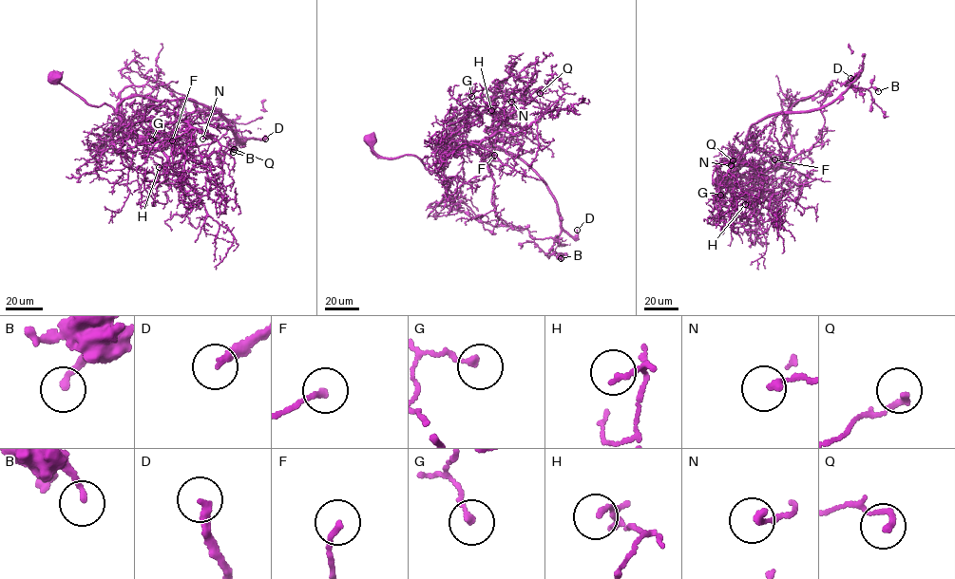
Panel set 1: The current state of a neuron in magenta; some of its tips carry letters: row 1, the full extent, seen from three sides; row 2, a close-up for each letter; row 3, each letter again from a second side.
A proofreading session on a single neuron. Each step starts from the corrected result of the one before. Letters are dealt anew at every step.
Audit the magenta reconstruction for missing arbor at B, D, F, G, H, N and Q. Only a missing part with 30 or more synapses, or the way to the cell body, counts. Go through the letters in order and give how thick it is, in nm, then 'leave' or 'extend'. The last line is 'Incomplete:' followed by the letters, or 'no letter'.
B: calibre 190 nm; leave
D: calibre 260 nm; extend
F: calibre 180 nm; leave
G: calibre 180 nm; leave
H: calibre 130 nm; leave
N: calibre 200 nm; leave
Q: calibre 200 nm; leave
Incomplete: D

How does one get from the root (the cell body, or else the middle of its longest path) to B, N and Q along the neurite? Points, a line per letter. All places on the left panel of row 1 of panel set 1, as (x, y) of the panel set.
B: (52, 79), (88, 104), (110, 105), (162, 144), (183, 115), (219, 109), (235, 126), (233, 152)
N: (52, 79), (88, 104), (110, 105), (124, 123), (179, 120), (208, 135), (202, 139)
Q: (52, 79), (88, 104), (110, 105), (120, 112), (124, 123), (141, 121), (162, 123), (179, 120), (234, 149)

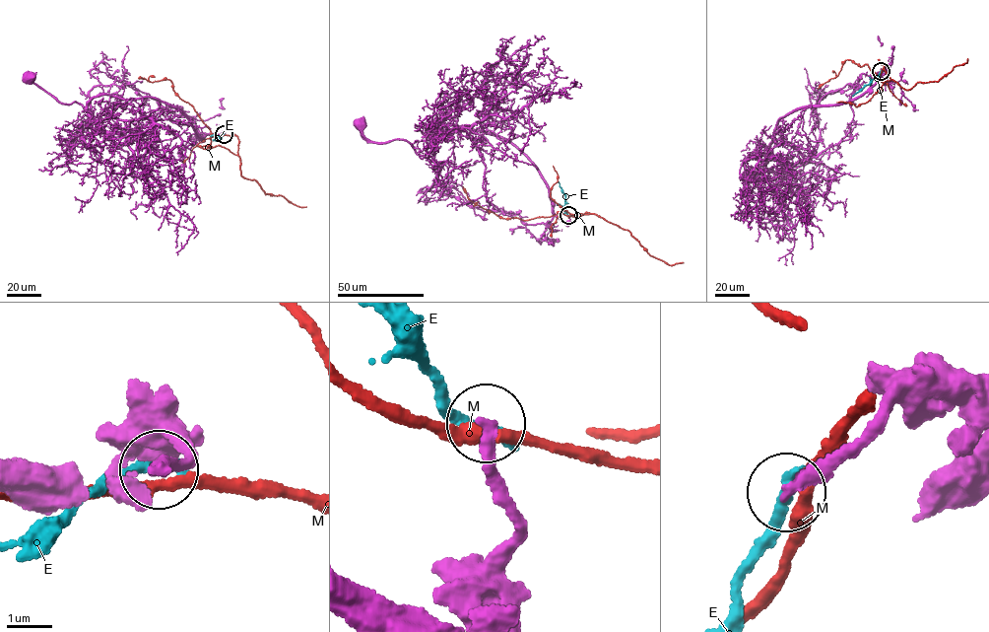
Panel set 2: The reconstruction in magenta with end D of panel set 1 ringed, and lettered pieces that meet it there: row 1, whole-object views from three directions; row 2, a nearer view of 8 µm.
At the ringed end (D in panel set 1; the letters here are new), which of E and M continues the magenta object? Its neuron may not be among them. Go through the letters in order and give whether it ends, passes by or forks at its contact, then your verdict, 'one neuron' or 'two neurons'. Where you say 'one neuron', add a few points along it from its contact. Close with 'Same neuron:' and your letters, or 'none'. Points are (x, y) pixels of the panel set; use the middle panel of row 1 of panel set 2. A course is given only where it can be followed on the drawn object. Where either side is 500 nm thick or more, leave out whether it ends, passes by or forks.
E: it ends | two neurons
M: it passes by | two neurons
Same neuron: none

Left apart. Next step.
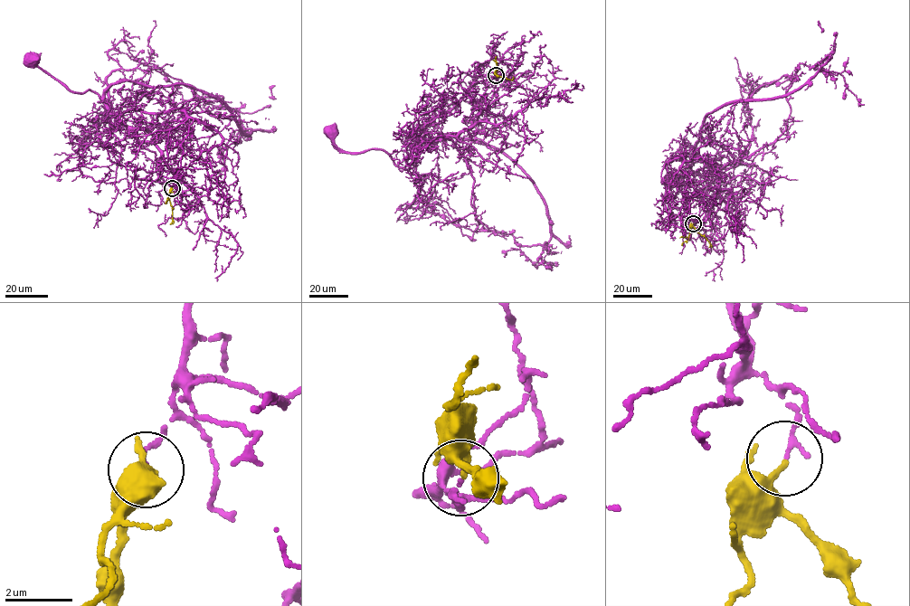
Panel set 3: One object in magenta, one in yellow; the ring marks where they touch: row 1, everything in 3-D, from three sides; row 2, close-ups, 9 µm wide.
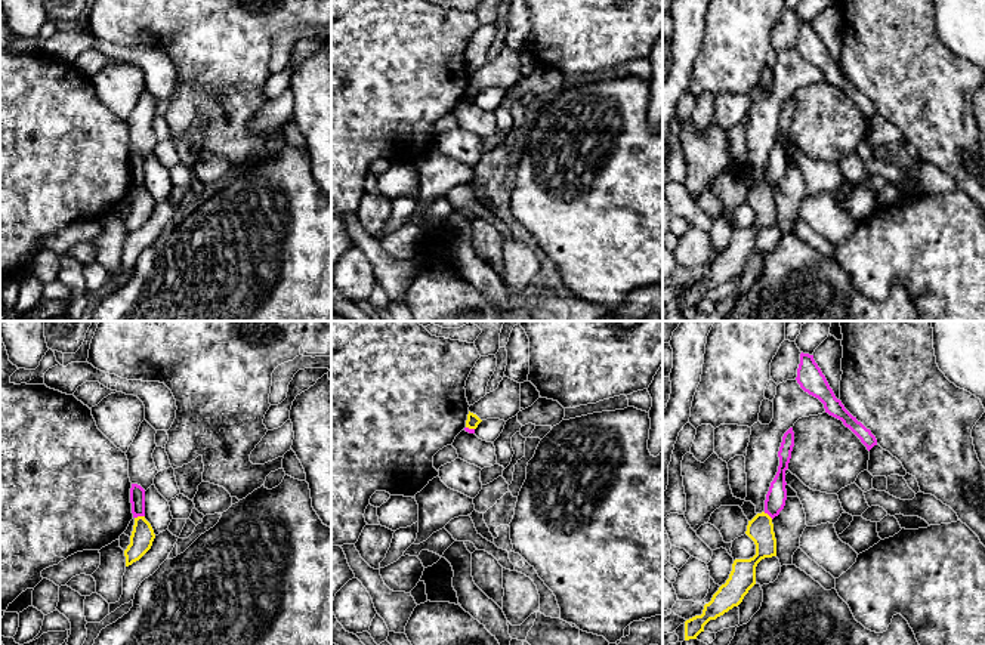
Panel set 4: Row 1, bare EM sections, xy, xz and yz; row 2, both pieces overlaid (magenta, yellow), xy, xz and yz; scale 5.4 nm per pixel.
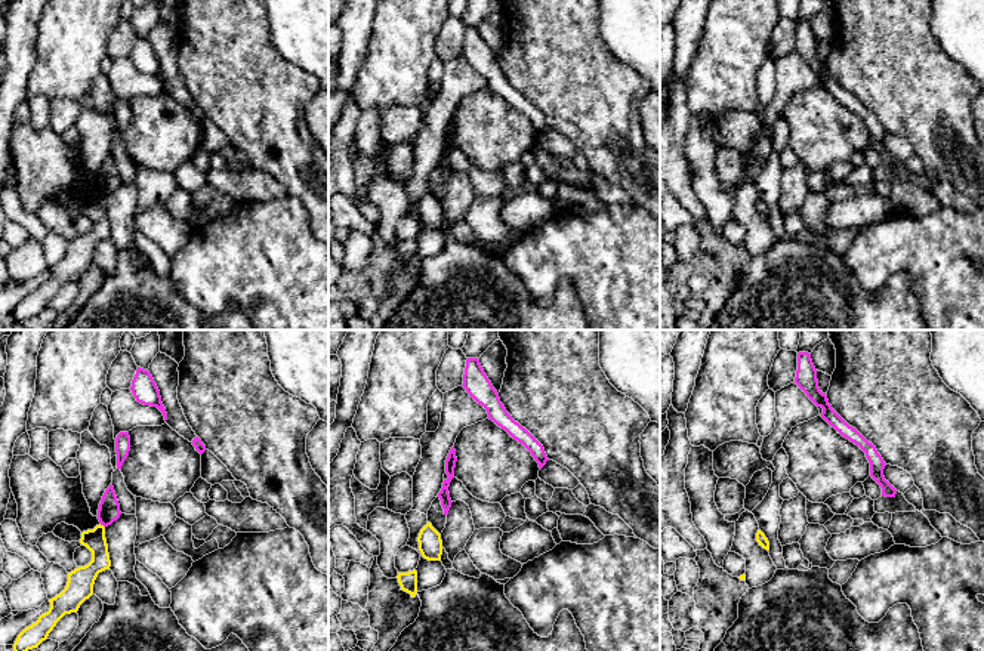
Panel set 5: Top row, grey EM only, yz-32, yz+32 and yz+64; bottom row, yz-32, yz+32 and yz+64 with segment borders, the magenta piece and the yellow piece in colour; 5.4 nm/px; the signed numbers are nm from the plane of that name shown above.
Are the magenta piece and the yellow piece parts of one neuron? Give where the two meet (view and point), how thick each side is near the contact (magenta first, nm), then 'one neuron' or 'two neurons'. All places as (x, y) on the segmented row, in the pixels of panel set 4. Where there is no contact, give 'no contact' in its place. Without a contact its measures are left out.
meets magenta in xy at (139, 515); 80 nm thick on the magenta side, 130 nm on the other; two neurons

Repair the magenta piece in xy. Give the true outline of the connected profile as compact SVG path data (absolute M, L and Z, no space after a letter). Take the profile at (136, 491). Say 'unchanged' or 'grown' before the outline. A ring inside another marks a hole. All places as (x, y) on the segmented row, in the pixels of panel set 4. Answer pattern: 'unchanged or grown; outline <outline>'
unchanged; outline M132 484L130 503L133 518L145 516L145 490L138 484Z

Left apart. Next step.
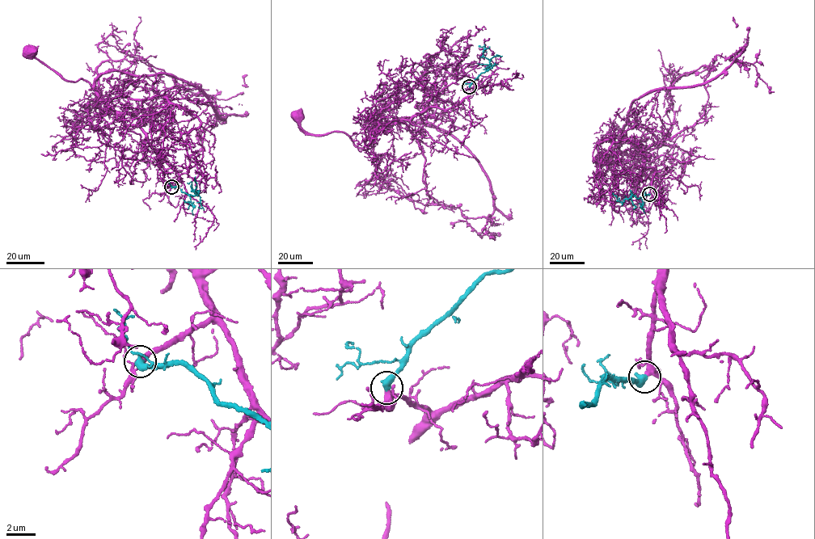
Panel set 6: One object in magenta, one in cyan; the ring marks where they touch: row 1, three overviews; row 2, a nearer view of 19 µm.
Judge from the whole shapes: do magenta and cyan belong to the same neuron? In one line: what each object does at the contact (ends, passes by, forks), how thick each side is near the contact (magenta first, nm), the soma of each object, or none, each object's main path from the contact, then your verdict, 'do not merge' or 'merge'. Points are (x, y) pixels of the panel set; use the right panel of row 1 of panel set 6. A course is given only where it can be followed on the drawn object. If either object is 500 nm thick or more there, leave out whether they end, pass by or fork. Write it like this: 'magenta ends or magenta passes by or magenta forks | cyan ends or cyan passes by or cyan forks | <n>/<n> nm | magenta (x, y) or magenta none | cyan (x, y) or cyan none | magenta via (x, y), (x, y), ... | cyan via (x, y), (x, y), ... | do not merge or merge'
280/550 nm | magenta (601, 162) | cyan none | magenta via (649, 194), (655, 172), (636, 150), (648, 137), (630, 155), (623, 153), (601, 162) | cyan via (649, 194), (637, 198), (632, 195), (622, 202), (618, 200), (614, 193) | merge

